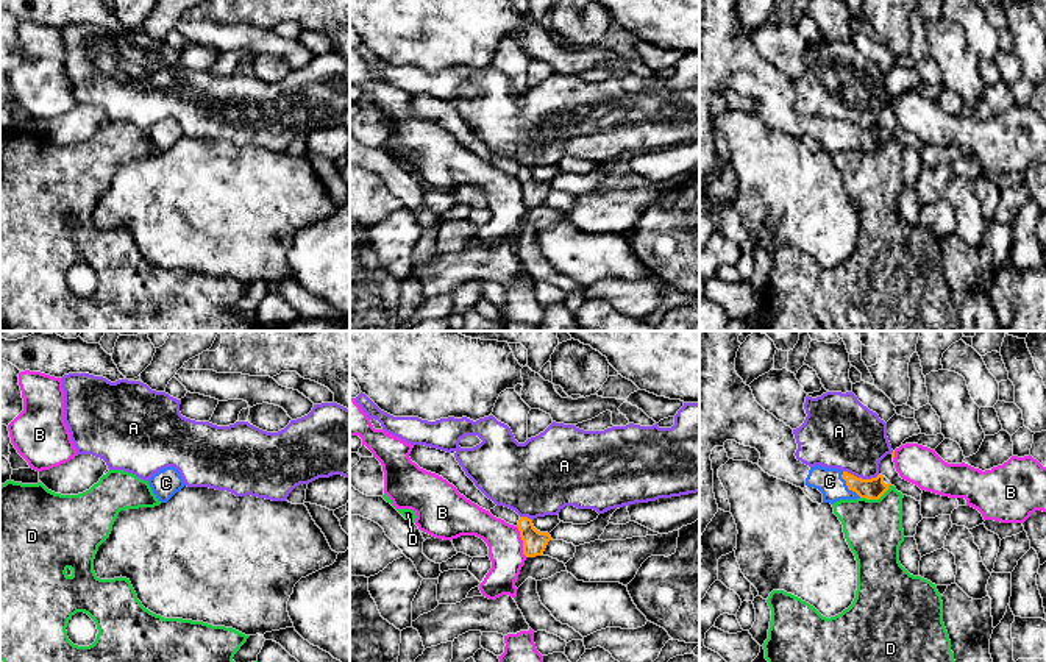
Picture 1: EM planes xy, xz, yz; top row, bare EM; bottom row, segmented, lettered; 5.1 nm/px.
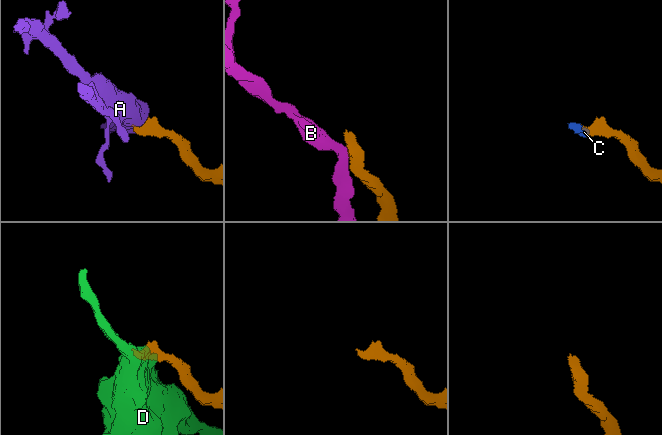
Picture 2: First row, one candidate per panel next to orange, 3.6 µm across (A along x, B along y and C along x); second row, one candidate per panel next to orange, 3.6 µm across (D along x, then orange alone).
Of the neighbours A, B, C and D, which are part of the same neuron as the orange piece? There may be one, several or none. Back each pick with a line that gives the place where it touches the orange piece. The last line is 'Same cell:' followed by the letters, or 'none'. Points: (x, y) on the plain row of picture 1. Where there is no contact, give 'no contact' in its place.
C: yz (846, 135)
Same cell: C

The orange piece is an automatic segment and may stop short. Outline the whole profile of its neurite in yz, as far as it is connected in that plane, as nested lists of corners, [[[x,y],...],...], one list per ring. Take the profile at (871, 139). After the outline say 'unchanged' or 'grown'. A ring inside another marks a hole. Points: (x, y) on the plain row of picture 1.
[[[699,0],[699,187],[718,162],[713,144],[713,120],[710,105],[715,97],[723,97],[726,91],[756,98],[760,103],[759,117],[777,130],[796,137],[813,137],[823,144],[823,153],[840,150],[879,150],[891,134],[884,133],[877,125],[871,130],[857,128],[840,119],[821,116],[809,117],[796,109],[798,94],[793,80],[773,64],[765,61],[754,48],[749,36],[735,22],[738,0]]]; grown

